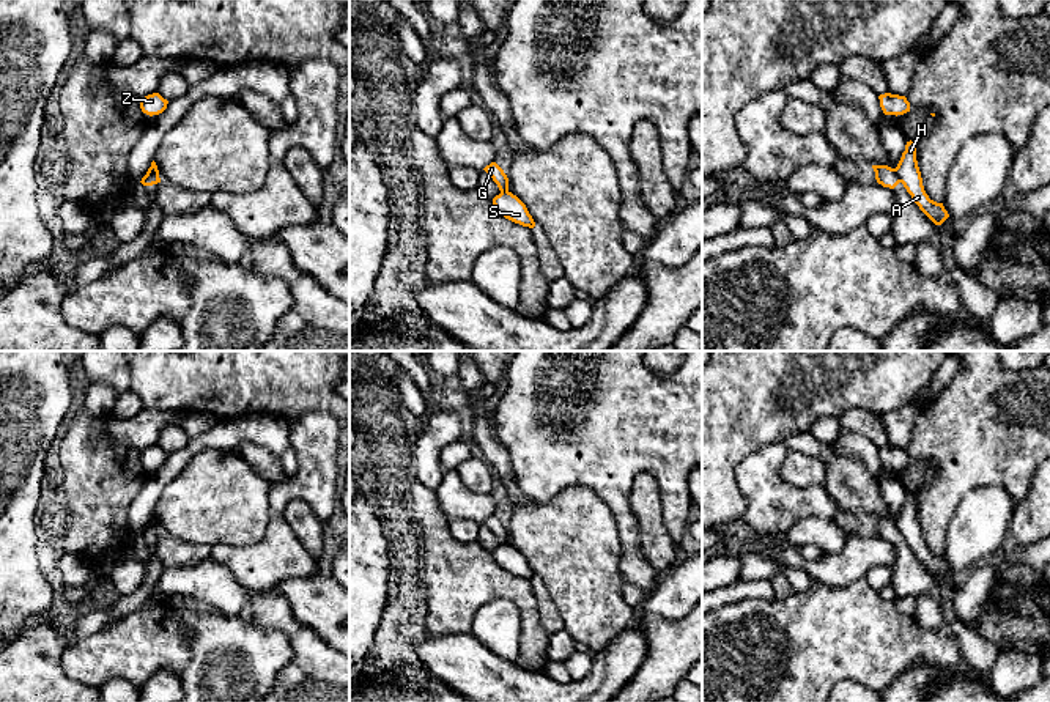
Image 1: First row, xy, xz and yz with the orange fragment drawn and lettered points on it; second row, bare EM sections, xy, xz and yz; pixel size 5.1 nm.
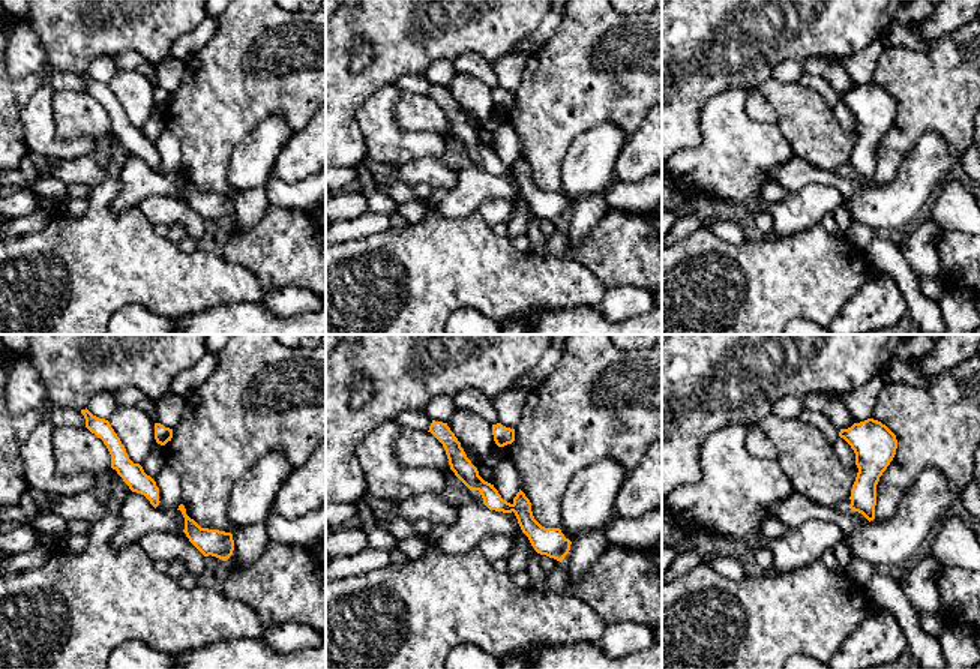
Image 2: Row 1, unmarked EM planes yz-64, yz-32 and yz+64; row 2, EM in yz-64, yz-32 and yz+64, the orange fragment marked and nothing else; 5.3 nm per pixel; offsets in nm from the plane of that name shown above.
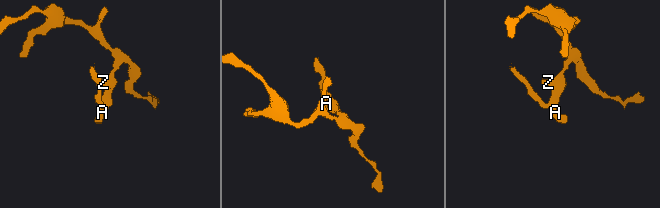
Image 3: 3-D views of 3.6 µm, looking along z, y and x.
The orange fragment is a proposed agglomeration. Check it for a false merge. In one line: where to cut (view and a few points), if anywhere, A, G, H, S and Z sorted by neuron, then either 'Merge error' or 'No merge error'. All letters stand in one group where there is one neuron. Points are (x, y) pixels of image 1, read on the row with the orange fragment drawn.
Split along yz (894, 169), (901, 181). Groups: A H S Z / G. Merge error

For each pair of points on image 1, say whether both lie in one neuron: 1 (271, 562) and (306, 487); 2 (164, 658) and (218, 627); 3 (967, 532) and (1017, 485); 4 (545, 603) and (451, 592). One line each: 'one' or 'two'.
1: one
2: two
3: two
4: two

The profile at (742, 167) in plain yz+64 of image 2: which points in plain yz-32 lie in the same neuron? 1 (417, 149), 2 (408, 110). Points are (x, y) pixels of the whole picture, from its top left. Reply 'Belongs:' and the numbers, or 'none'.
Belongs: 1

